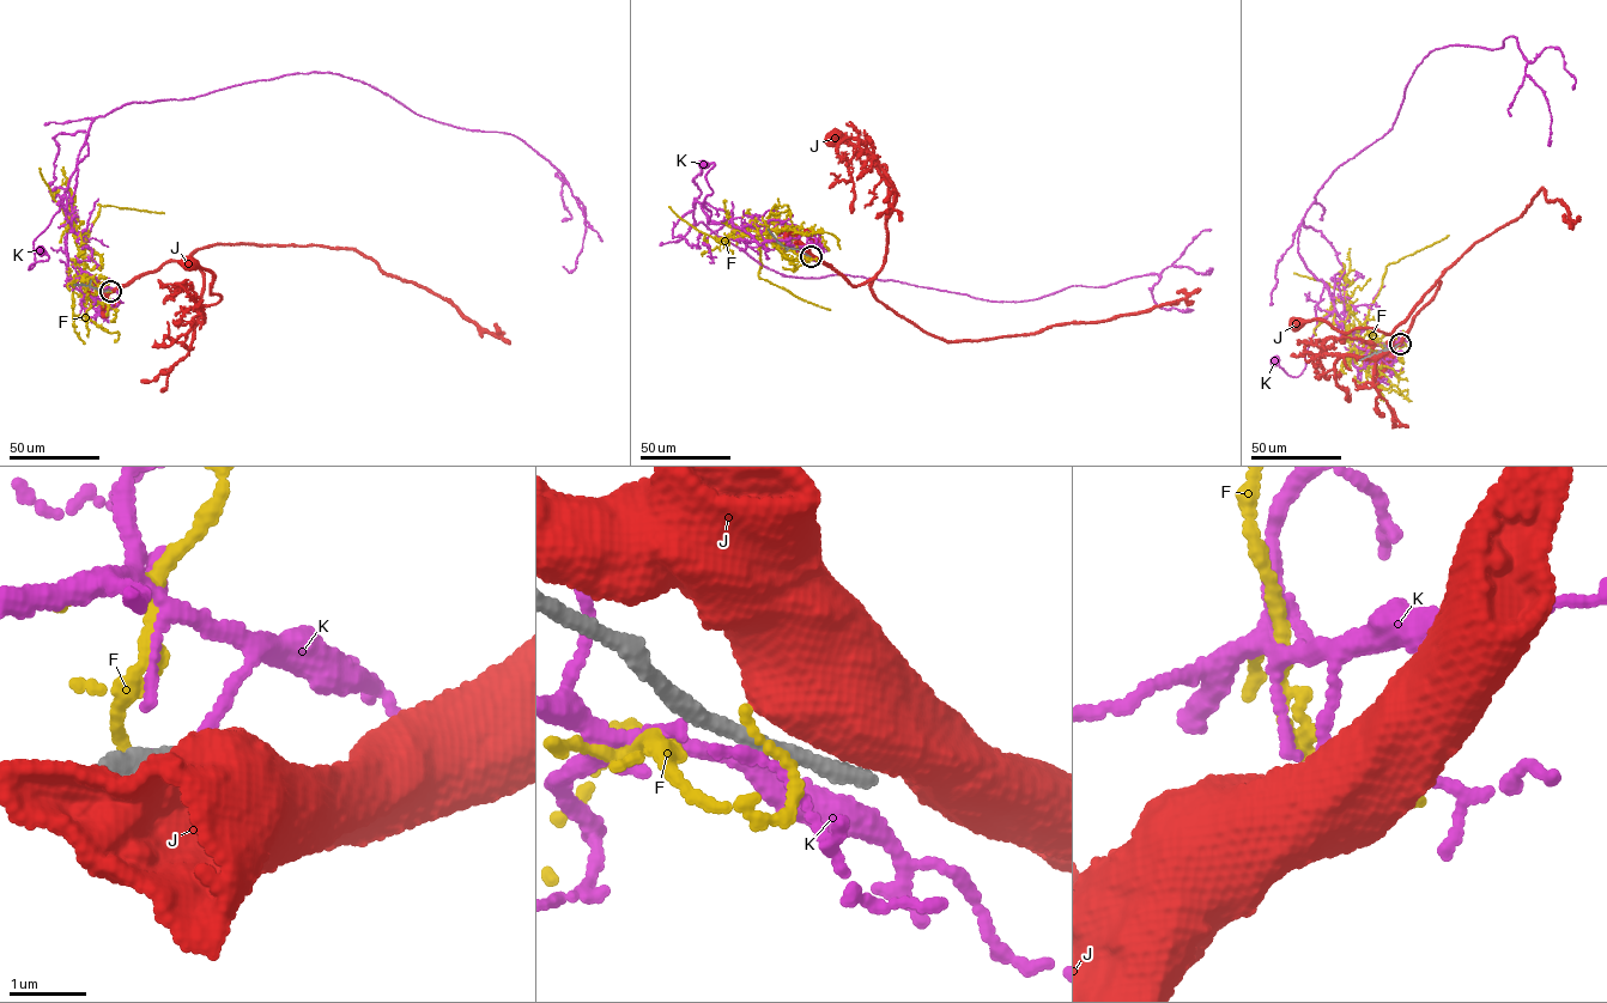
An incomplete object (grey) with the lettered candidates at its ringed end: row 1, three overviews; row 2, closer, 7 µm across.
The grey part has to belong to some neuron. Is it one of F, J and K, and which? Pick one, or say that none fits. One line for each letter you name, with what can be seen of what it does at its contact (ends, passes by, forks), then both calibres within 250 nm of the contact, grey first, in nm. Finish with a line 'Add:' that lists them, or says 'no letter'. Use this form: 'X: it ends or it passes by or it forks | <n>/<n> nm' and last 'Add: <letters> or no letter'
Add: no letter

